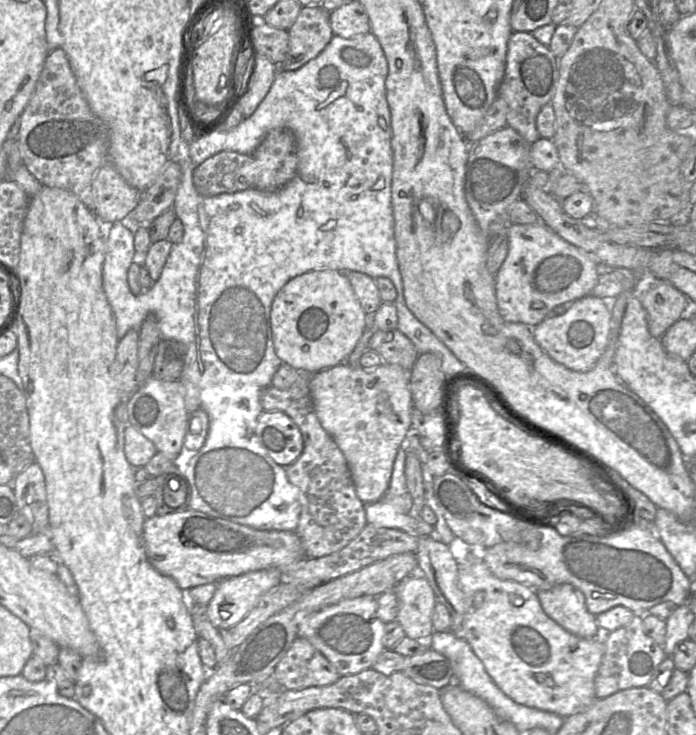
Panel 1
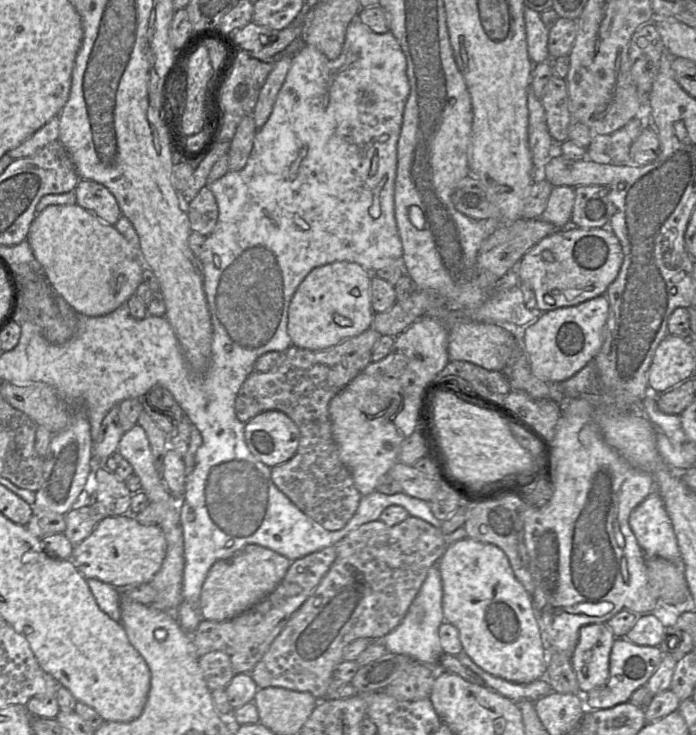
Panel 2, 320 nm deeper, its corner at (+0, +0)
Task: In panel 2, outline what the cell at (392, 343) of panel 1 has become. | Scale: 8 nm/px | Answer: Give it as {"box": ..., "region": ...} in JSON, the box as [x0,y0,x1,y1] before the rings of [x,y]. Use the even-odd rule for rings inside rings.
{"box":[235,328,381,531],"region":[[[372,328],[332,348],[311,351],[291,346],[283,361],[269,372],[253,371],[242,384],[235,402],[237,418],[247,423],[258,414],[278,410],[290,417],[300,432],[299,446],[287,462],[271,469],[271,478],[302,512],[328,531],[342,529],[356,512],[361,494],[341,462],[332,435],[329,416],[331,399],[367,365],[381,335]]]}

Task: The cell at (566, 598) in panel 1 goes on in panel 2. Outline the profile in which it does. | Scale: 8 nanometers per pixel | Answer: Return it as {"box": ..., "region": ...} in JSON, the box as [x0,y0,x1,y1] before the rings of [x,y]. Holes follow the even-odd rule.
{"box":[570,623,615,695],"region":[[[606,623],[587,624],[579,629],[578,641],[570,659],[581,695],[607,683],[615,638]]]}

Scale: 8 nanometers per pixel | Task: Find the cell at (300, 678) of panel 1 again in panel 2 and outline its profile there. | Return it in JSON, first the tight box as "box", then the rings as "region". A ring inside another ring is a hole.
{"box":[251,516,447,700],"region":[[[412,516],[393,526],[380,520],[365,523],[335,546],[336,558],[329,571],[252,669],[251,676],[258,688],[281,687],[309,692],[317,700],[323,700],[334,669],[343,661],[345,647],[356,639],[376,640],[393,631],[406,615],[429,568],[442,557],[447,547],[445,535],[439,528]]]}

